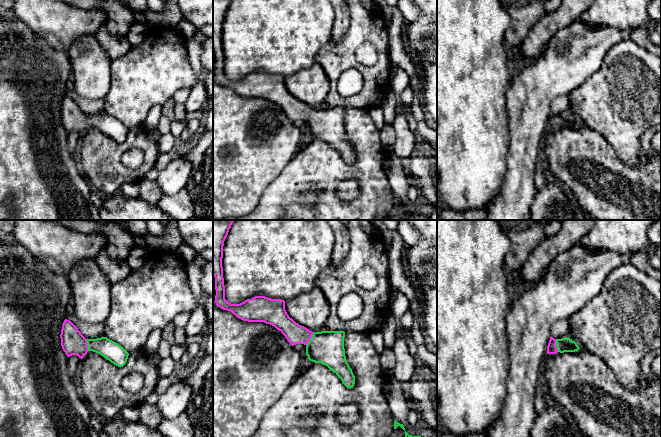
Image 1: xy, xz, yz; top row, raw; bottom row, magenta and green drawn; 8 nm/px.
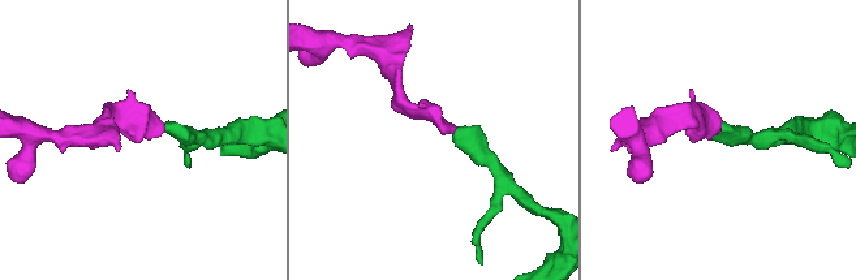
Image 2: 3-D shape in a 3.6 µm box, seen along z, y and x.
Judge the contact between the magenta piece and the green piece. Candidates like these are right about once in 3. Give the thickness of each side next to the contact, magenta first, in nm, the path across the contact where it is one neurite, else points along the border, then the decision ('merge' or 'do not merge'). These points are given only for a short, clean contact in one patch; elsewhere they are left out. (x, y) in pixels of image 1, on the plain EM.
160 nm thick on the magenta side, 280 nm on the other; runs through xz (295, 110), (310, 114), (321, 123), (326, 123); merge

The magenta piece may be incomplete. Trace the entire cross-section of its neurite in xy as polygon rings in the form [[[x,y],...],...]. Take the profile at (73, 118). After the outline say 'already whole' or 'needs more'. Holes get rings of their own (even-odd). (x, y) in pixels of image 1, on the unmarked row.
[[[67,95],[62,100],[60,114],[62,125],[68,133],[77,131],[82,135],[88,127],[93,127],[114,141],[123,143],[129,132],[122,122],[107,113],[86,115],[78,104]]] | needs more

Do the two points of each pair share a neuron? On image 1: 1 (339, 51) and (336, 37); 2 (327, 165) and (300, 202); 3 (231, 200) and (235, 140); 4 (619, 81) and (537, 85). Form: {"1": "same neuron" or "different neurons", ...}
{"1": "different neurons", "2": "same neuron", "3": "same neuron", "4": "different neurons"}

